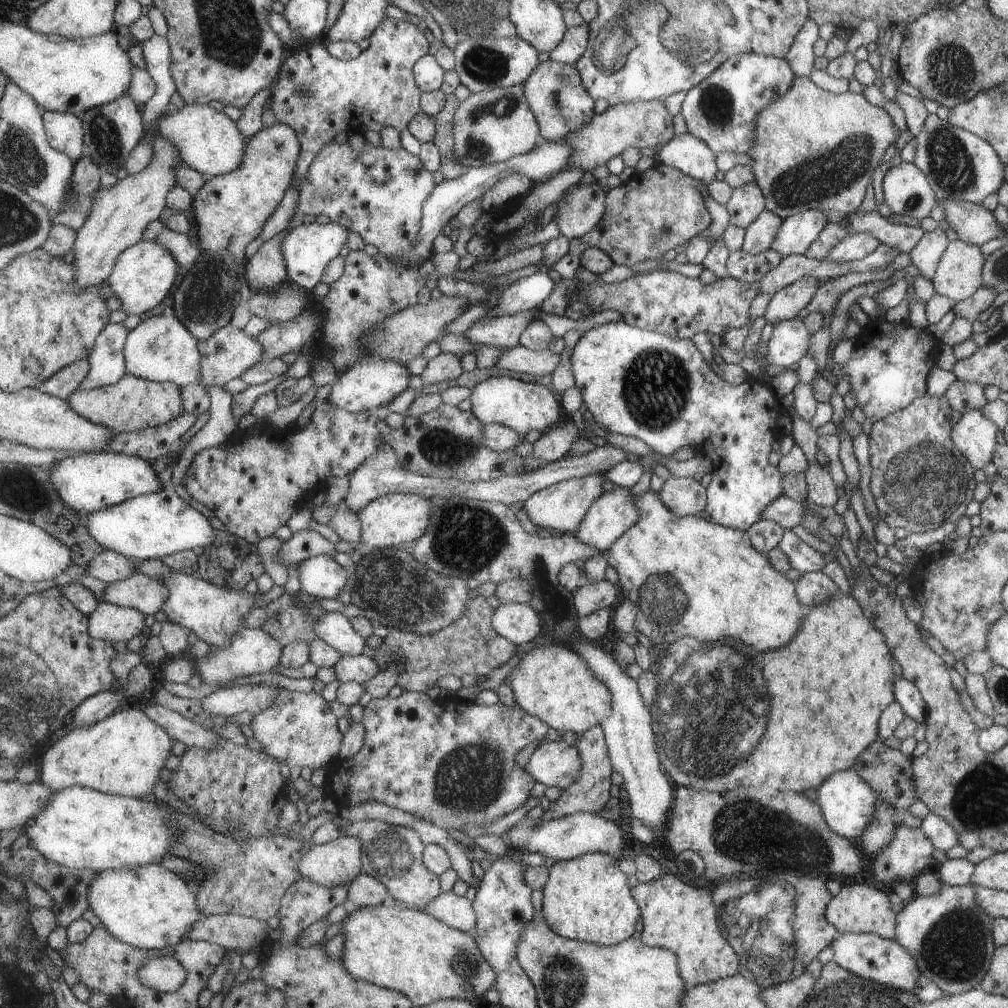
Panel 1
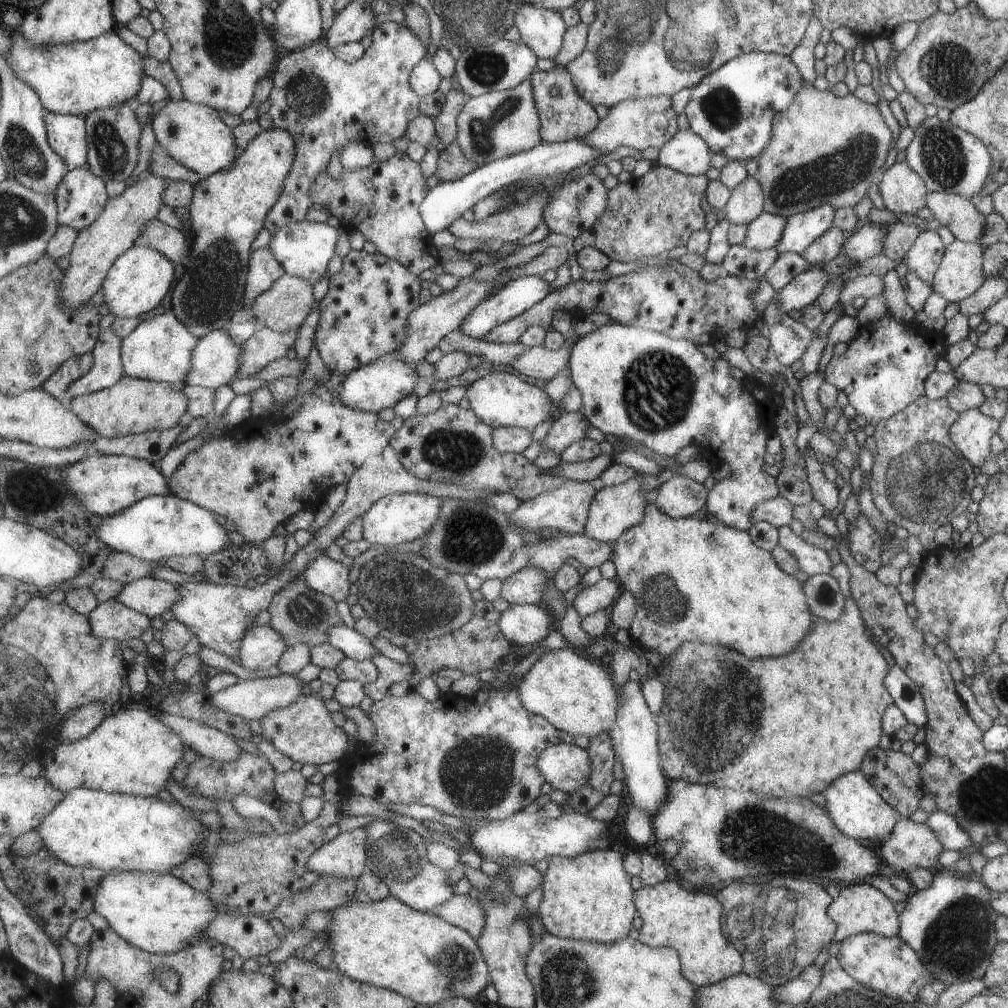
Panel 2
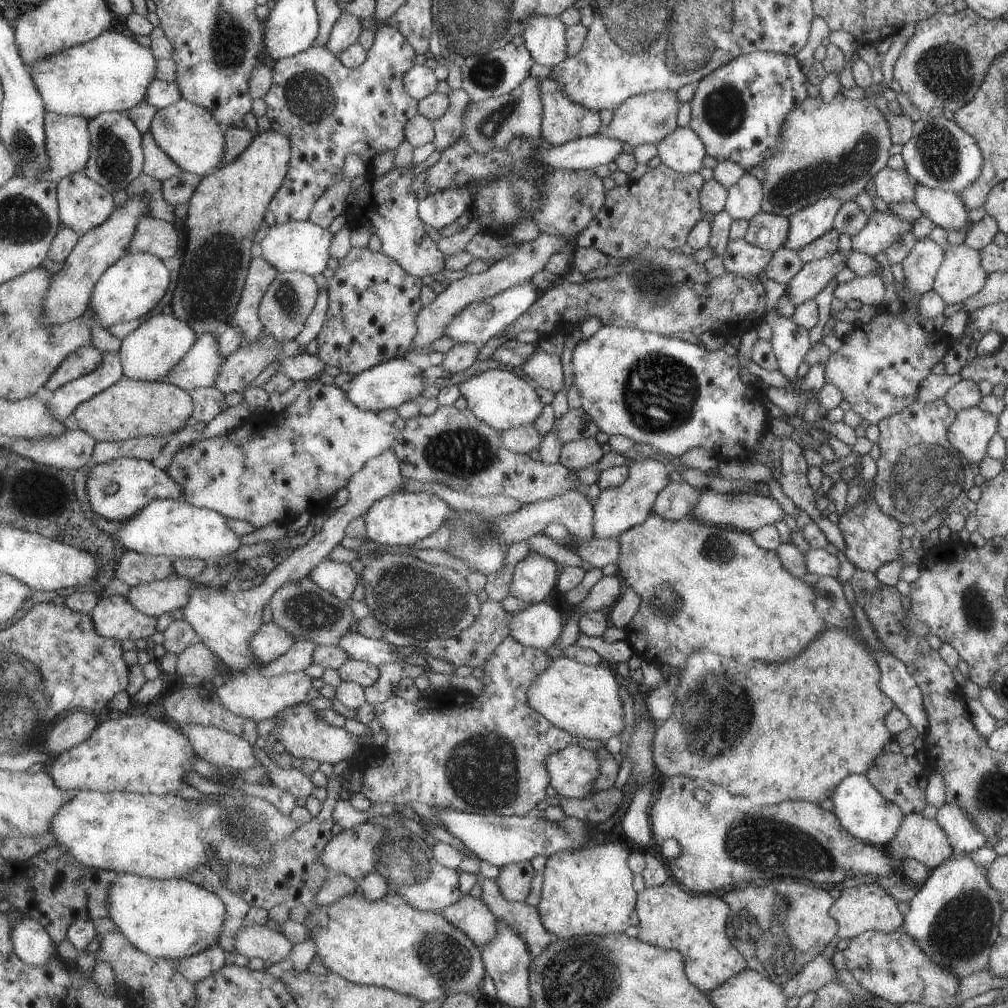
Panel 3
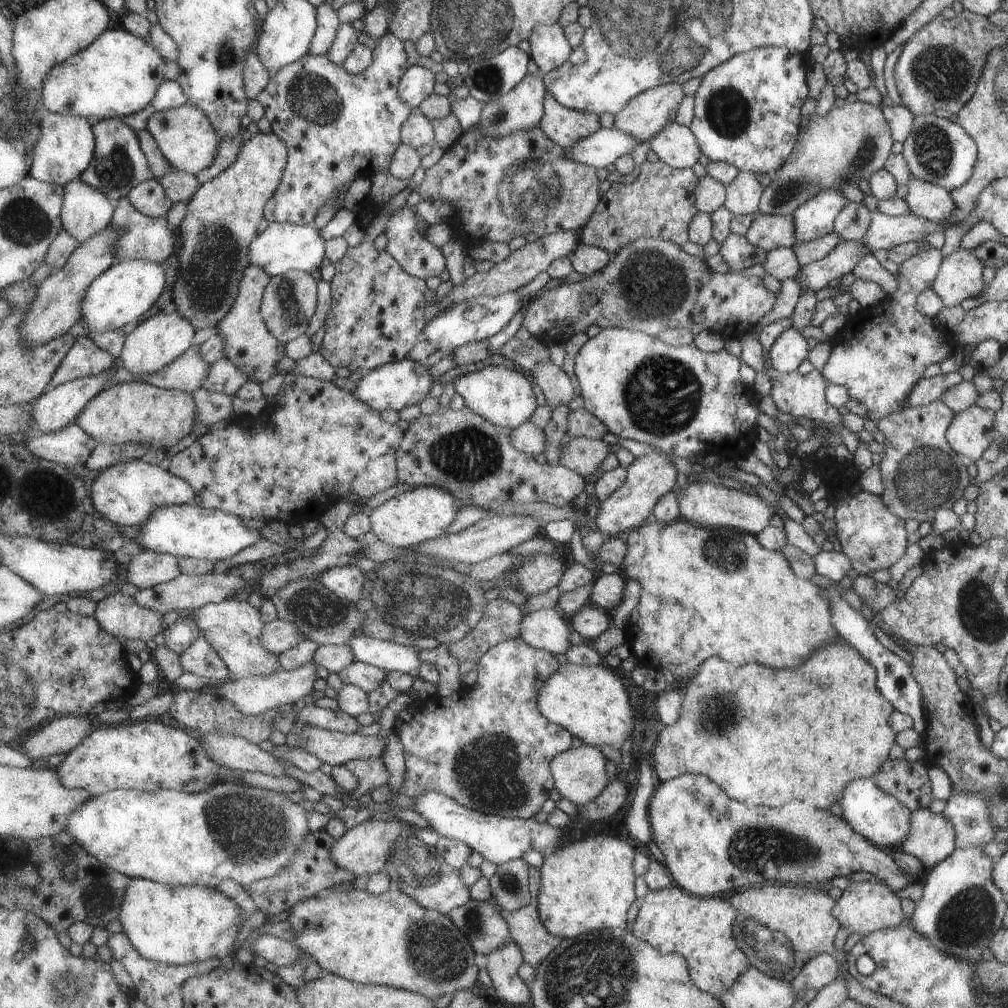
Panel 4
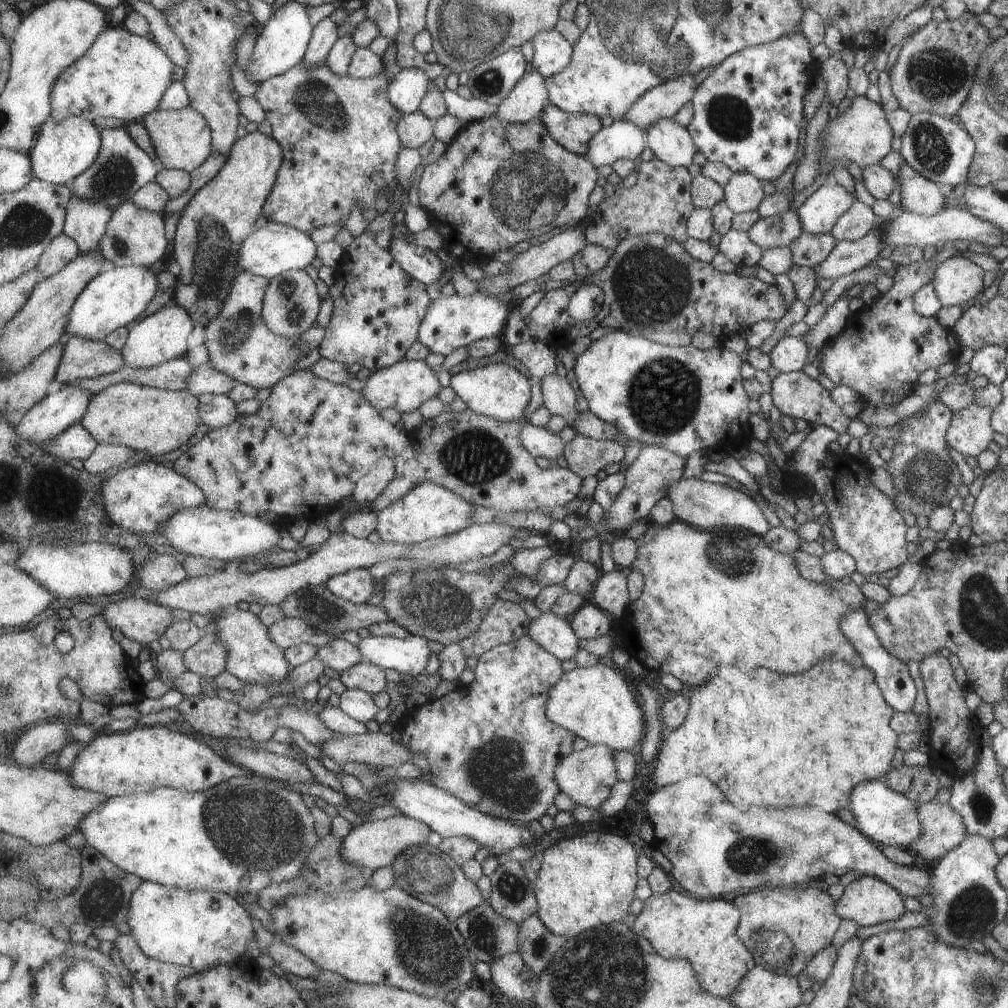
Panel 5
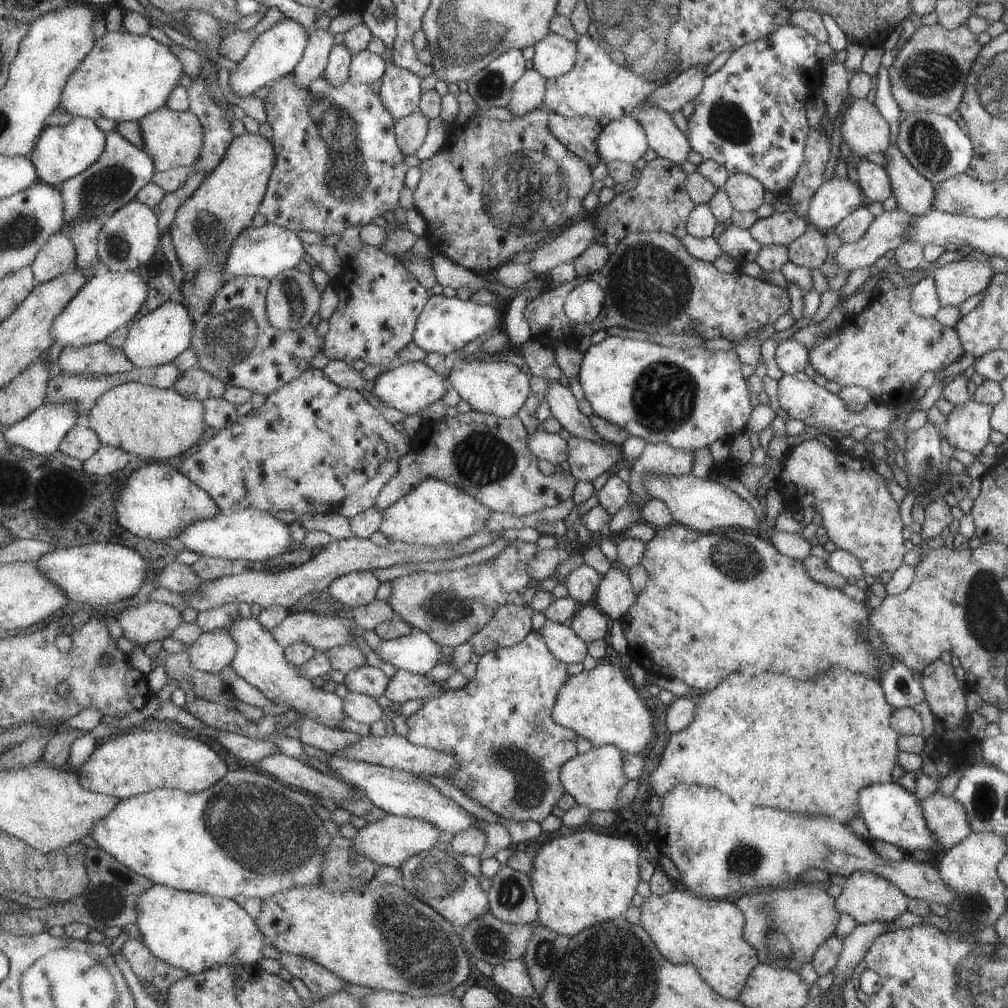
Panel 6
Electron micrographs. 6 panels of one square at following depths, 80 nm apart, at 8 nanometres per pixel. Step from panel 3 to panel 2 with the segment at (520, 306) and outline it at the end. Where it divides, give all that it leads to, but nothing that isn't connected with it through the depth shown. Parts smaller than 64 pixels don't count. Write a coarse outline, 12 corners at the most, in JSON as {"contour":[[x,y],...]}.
{"contour":[[539,275],[513,279],[465,317],[458,330],[484,339],[541,302]]}

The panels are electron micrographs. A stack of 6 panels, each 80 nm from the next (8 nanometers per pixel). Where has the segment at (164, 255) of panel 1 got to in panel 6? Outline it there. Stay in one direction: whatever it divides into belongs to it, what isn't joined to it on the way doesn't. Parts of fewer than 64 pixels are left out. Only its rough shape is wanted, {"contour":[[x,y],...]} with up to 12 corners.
{"contour":[[145,270],[88,281],[51,334],[63,346],[105,341],[136,321]]}

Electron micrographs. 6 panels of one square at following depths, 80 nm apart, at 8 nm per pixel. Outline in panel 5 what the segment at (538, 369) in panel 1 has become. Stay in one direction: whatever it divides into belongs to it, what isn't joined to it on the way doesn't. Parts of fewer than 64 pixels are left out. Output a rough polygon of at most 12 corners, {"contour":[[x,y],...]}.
{"contour":[[556,372],[541,379],[544,406],[574,428],[577,390]]}

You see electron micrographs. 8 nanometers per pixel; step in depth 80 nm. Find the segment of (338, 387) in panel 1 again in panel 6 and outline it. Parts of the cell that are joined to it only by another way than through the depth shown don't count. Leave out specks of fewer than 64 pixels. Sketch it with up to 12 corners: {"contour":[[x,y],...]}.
{"contour":[[422,361],[383,371],[372,394],[386,409],[413,415],[451,385]]}

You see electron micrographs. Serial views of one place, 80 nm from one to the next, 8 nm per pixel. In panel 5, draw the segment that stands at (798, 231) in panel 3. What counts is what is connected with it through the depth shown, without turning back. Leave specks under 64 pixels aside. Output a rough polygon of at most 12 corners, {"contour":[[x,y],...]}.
{"contour":[[830,180],[795,209],[805,234],[831,231],[856,200]]}

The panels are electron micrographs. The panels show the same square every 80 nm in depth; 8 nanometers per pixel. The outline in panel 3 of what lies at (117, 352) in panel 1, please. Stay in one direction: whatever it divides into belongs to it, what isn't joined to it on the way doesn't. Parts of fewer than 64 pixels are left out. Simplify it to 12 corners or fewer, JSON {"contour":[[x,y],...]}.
{"contour":[[119,353],[64,384],[48,402],[65,422],[81,403],[124,376]]}

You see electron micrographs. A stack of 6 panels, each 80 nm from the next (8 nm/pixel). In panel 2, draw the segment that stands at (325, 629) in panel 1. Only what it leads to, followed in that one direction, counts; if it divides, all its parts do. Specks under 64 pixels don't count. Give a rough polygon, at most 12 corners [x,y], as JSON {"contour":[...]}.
{"contour":[[344,623],[330,630],[330,642],[347,657],[371,660],[373,642]]}

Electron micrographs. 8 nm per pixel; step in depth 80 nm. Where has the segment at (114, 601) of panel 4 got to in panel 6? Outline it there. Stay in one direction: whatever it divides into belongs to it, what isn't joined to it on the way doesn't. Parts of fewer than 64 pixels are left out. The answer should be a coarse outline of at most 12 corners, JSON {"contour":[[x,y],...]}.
{"contour":[[152,600],[115,616],[136,647],[162,642],[183,625],[177,608]]}

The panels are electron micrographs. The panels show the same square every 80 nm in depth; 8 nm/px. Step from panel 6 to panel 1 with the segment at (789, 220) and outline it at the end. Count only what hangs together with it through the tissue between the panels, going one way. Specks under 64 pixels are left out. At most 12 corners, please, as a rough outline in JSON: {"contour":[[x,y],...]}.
{"contour":[[764,208],[744,228],[741,250],[769,249],[781,223]]}

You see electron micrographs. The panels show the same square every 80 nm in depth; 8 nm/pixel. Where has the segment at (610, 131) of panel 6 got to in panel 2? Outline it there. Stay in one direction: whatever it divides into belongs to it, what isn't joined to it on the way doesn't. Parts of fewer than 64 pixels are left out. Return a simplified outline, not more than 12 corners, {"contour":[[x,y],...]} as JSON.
{"contour":[[583,139],[544,141],[432,188],[430,236],[492,192],[601,158]]}

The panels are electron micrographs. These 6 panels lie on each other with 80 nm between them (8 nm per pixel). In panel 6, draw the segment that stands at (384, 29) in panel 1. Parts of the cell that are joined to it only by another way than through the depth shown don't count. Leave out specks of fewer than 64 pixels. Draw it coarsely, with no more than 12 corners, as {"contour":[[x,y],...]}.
{"contour":[[295,72],[264,98],[259,213],[343,234],[397,210],[409,166],[372,84]]}

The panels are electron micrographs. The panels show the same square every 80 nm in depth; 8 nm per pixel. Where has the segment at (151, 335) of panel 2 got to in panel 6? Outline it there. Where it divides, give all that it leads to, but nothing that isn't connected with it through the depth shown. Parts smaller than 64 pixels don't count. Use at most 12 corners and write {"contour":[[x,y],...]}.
{"contour":[[180,299],[140,315],[123,350],[134,367],[174,362],[195,322]]}

